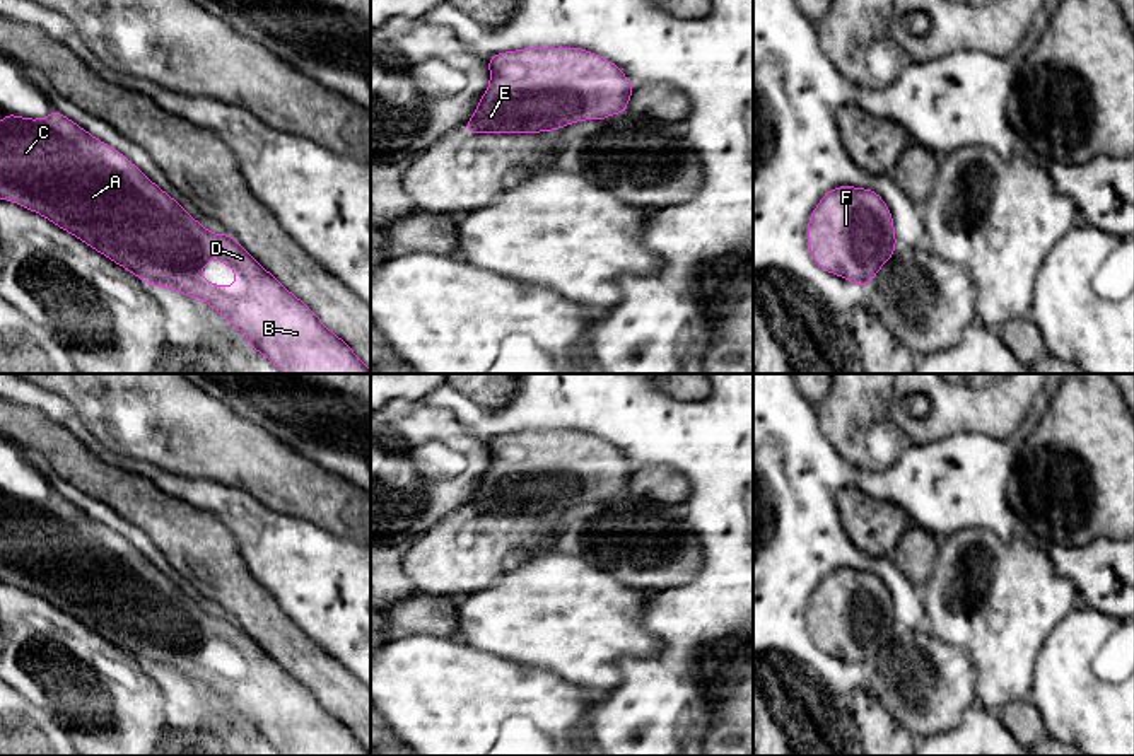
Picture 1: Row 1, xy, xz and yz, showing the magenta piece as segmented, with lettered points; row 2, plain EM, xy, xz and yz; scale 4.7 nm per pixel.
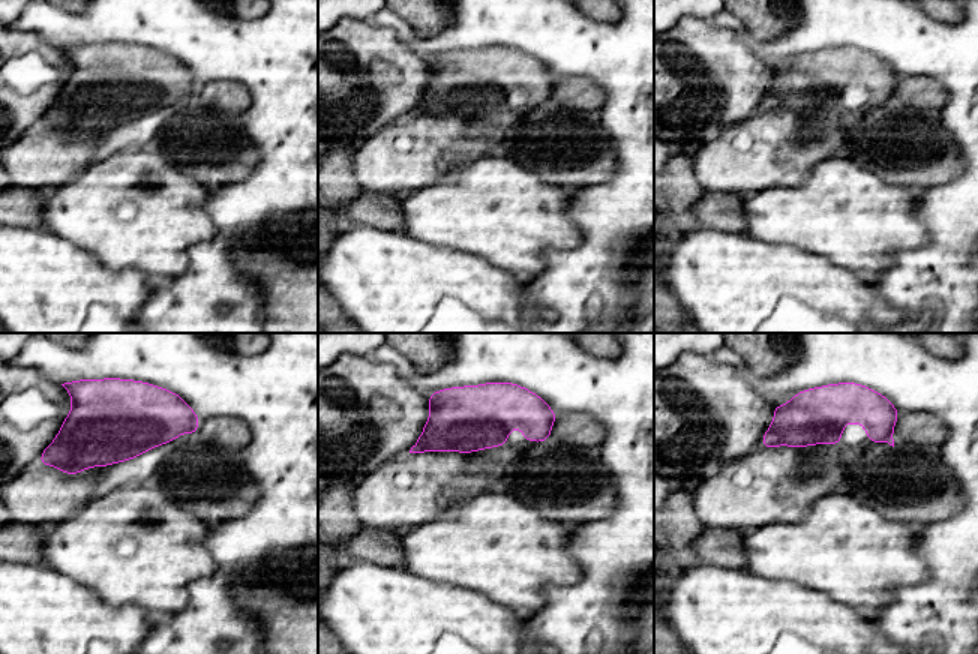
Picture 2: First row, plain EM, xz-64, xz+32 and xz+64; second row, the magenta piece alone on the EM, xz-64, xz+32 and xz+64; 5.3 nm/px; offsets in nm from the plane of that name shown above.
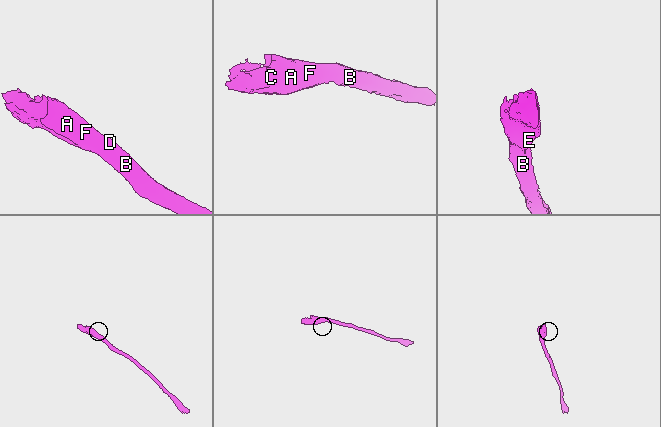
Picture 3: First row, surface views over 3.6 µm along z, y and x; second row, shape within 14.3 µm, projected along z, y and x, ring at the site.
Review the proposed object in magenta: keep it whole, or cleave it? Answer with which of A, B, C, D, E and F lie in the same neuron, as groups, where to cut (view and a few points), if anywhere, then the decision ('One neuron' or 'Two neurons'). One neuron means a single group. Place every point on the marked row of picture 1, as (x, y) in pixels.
Groups: A B C D E F. No split. One neuron

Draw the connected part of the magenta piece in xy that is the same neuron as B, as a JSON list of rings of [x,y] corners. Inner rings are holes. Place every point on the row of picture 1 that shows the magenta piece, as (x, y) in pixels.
[[[55,109],[44,119],[5,114],[0,123],[0,198],[46,217],[145,283],[205,300],[284,374],[371,374],[350,346],[231,234],[203,229],[123,154]],[[210,259],[222,259],[237,273],[237,282],[219,287],[203,280],[200,271]]]

